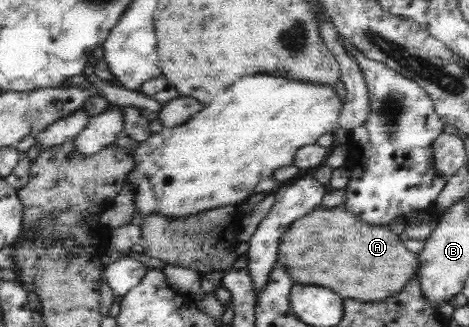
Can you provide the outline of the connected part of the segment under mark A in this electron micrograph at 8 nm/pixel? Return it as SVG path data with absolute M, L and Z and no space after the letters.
M320 204L314 208L314 212L292 222L286 234L282 235L278 244L277 264L290 272L294 284L328 286L330 290L336 290L336 294L340 294L342 298L379 302L400 293L410 278L416 276L419 258L404 247L400 236L392 232L392 226L368 226L366 222L360 222L348 213L344 204L328 210L324 210Z

